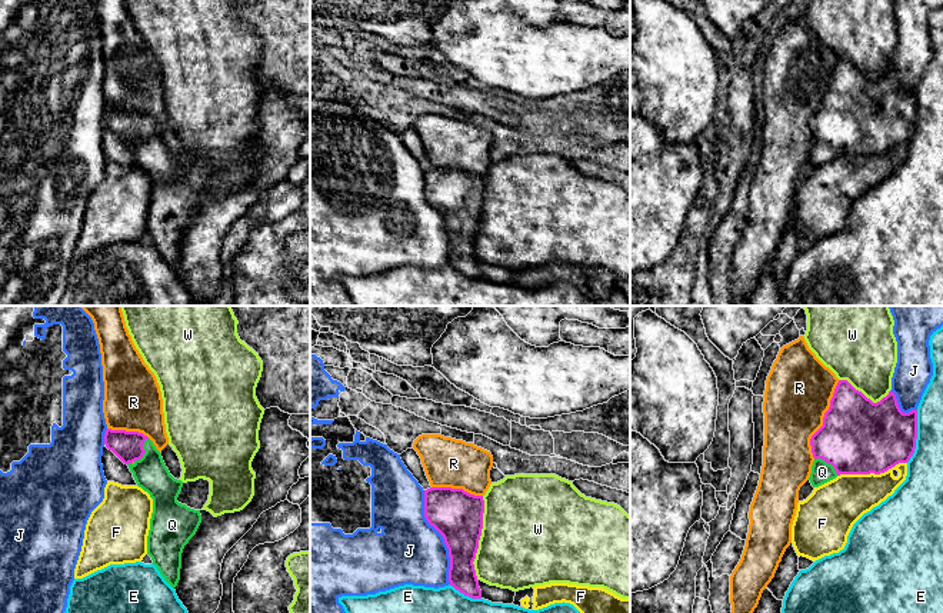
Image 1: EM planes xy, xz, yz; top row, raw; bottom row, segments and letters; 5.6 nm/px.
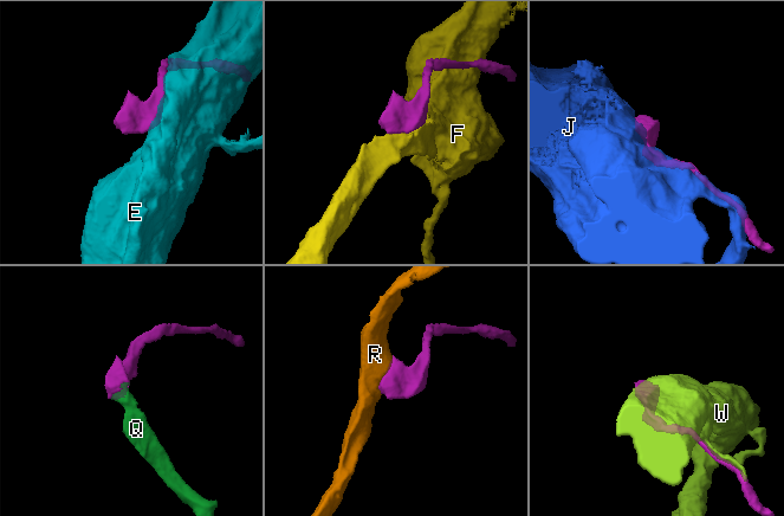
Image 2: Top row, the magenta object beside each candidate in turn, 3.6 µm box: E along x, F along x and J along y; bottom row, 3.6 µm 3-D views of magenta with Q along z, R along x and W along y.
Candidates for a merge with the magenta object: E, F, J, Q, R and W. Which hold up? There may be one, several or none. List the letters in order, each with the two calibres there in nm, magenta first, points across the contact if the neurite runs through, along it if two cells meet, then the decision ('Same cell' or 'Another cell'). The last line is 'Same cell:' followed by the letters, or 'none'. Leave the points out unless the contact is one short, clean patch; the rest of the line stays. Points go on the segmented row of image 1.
E: Thickness 400 nm (magenta) against 200 nm. Another cell
F: Thickness 420 nm (magenta) against 280 nm. Another cell
J: Thickness 280 nm (magenta) against 380 nm. Another cell
Q: Thickness 420 nm (magenta) against 120 nm. Path across: yz (857, 436), (827, 462), (822, 472). Same cell
R: Thickness 420 nm (magenta) against 380 nm. Another cell
W: Thickness 280 nm (magenta) against 480 nm. Another cell
Same cell: Q

